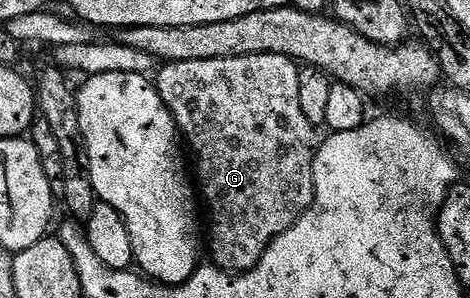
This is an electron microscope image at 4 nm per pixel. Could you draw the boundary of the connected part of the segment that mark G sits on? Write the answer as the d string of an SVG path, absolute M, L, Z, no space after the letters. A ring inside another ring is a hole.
M248 54L227 60L187 60L186 62L166 62L156 71L155 85L163 104L171 112L175 120L180 137L189 141L193 149L193 158L197 161L197 178L201 181L199 194L205 197L209 205L209 226L207 222L207 250L213 253L212 265L231 274L244 274L246 270L255 268L273 243L287 228L291 228L304 216L311 203L313 203L313 155L319 145L318 139L313 139L315 128L303 116L303 108L299 108L299 66L286 54Z

